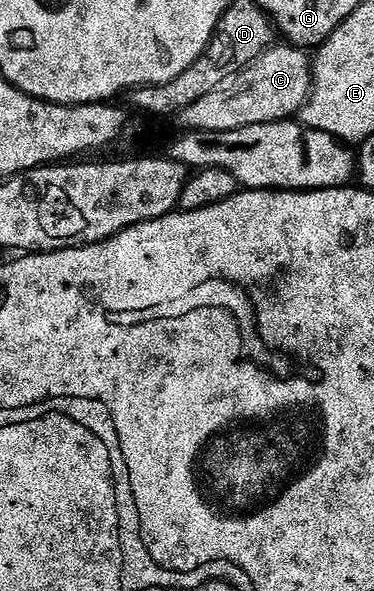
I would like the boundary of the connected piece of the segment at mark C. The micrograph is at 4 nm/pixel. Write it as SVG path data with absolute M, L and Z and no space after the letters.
M272 45L244 70L238 70L225 84L217 84L197 104L185 108L181 116L188 131L229 132L237 128L249 128L253 124L286 122L294 119L311 94L312 59L304 51L290 45Z

